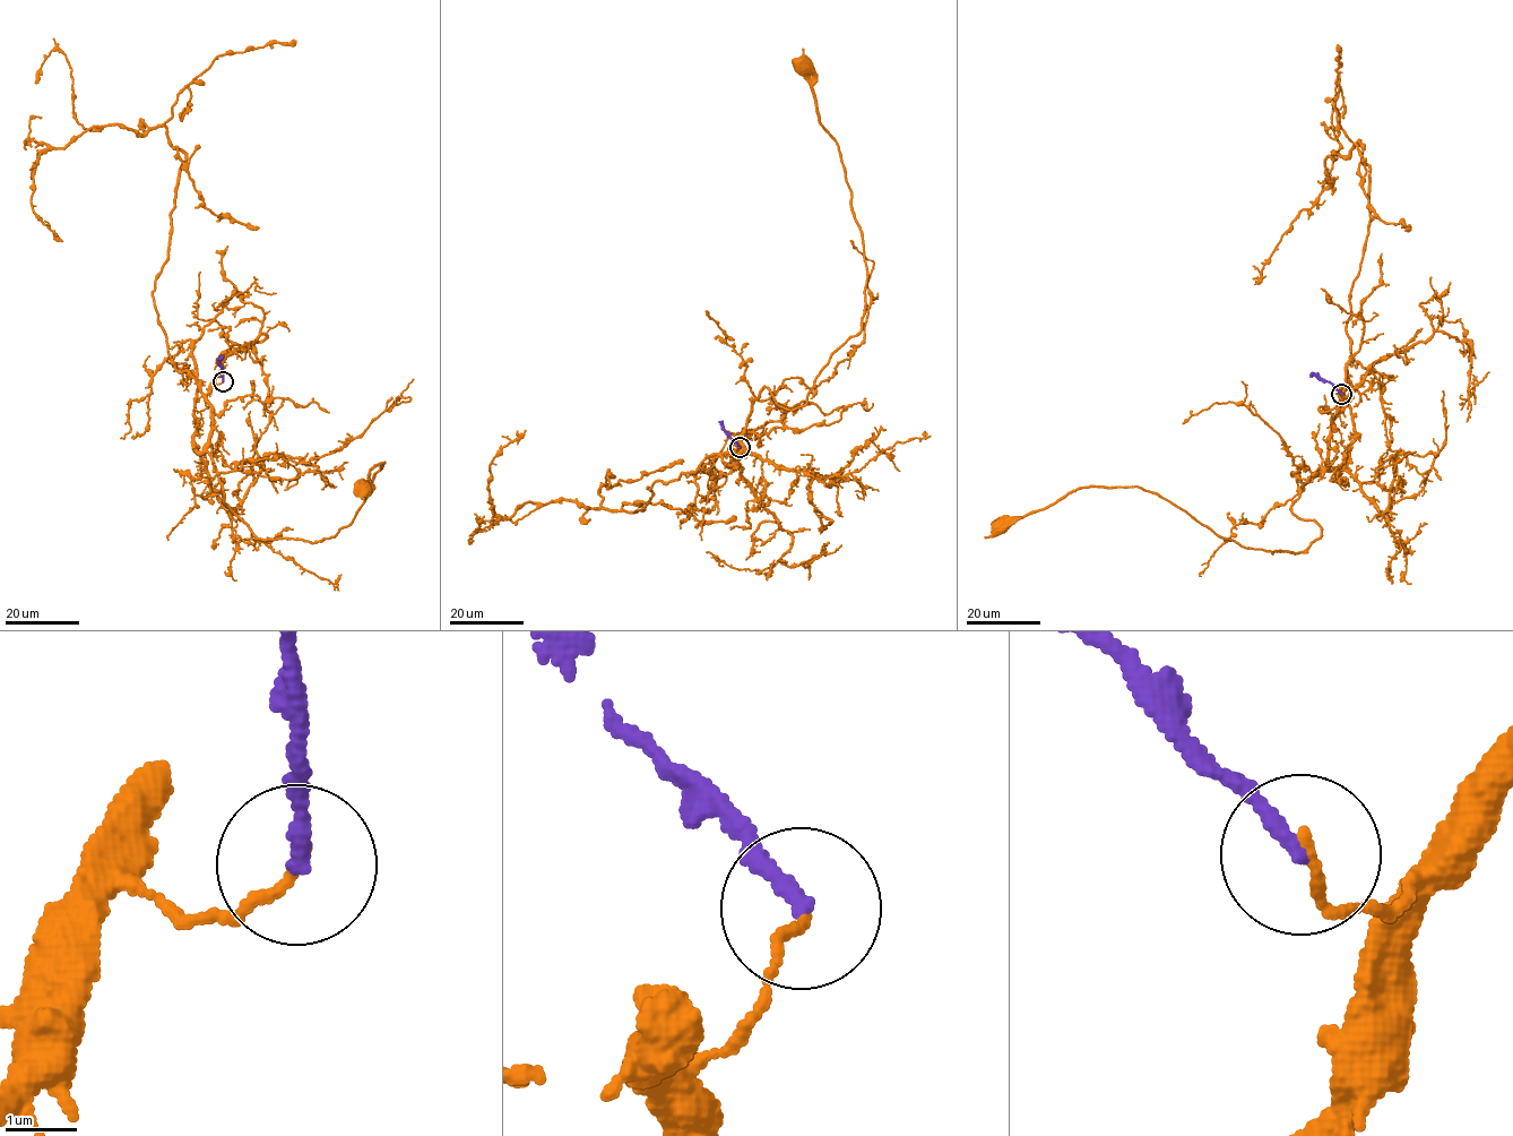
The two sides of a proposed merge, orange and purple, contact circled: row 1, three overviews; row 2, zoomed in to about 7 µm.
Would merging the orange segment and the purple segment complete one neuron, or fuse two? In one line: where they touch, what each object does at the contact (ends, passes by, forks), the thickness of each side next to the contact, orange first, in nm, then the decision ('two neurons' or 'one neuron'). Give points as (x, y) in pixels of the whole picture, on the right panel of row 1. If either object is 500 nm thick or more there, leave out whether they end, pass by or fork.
at (1341, 394); orange ends there; purple ends there; 150 nm thick on the orange side, 220 nm on the other; two neurons

